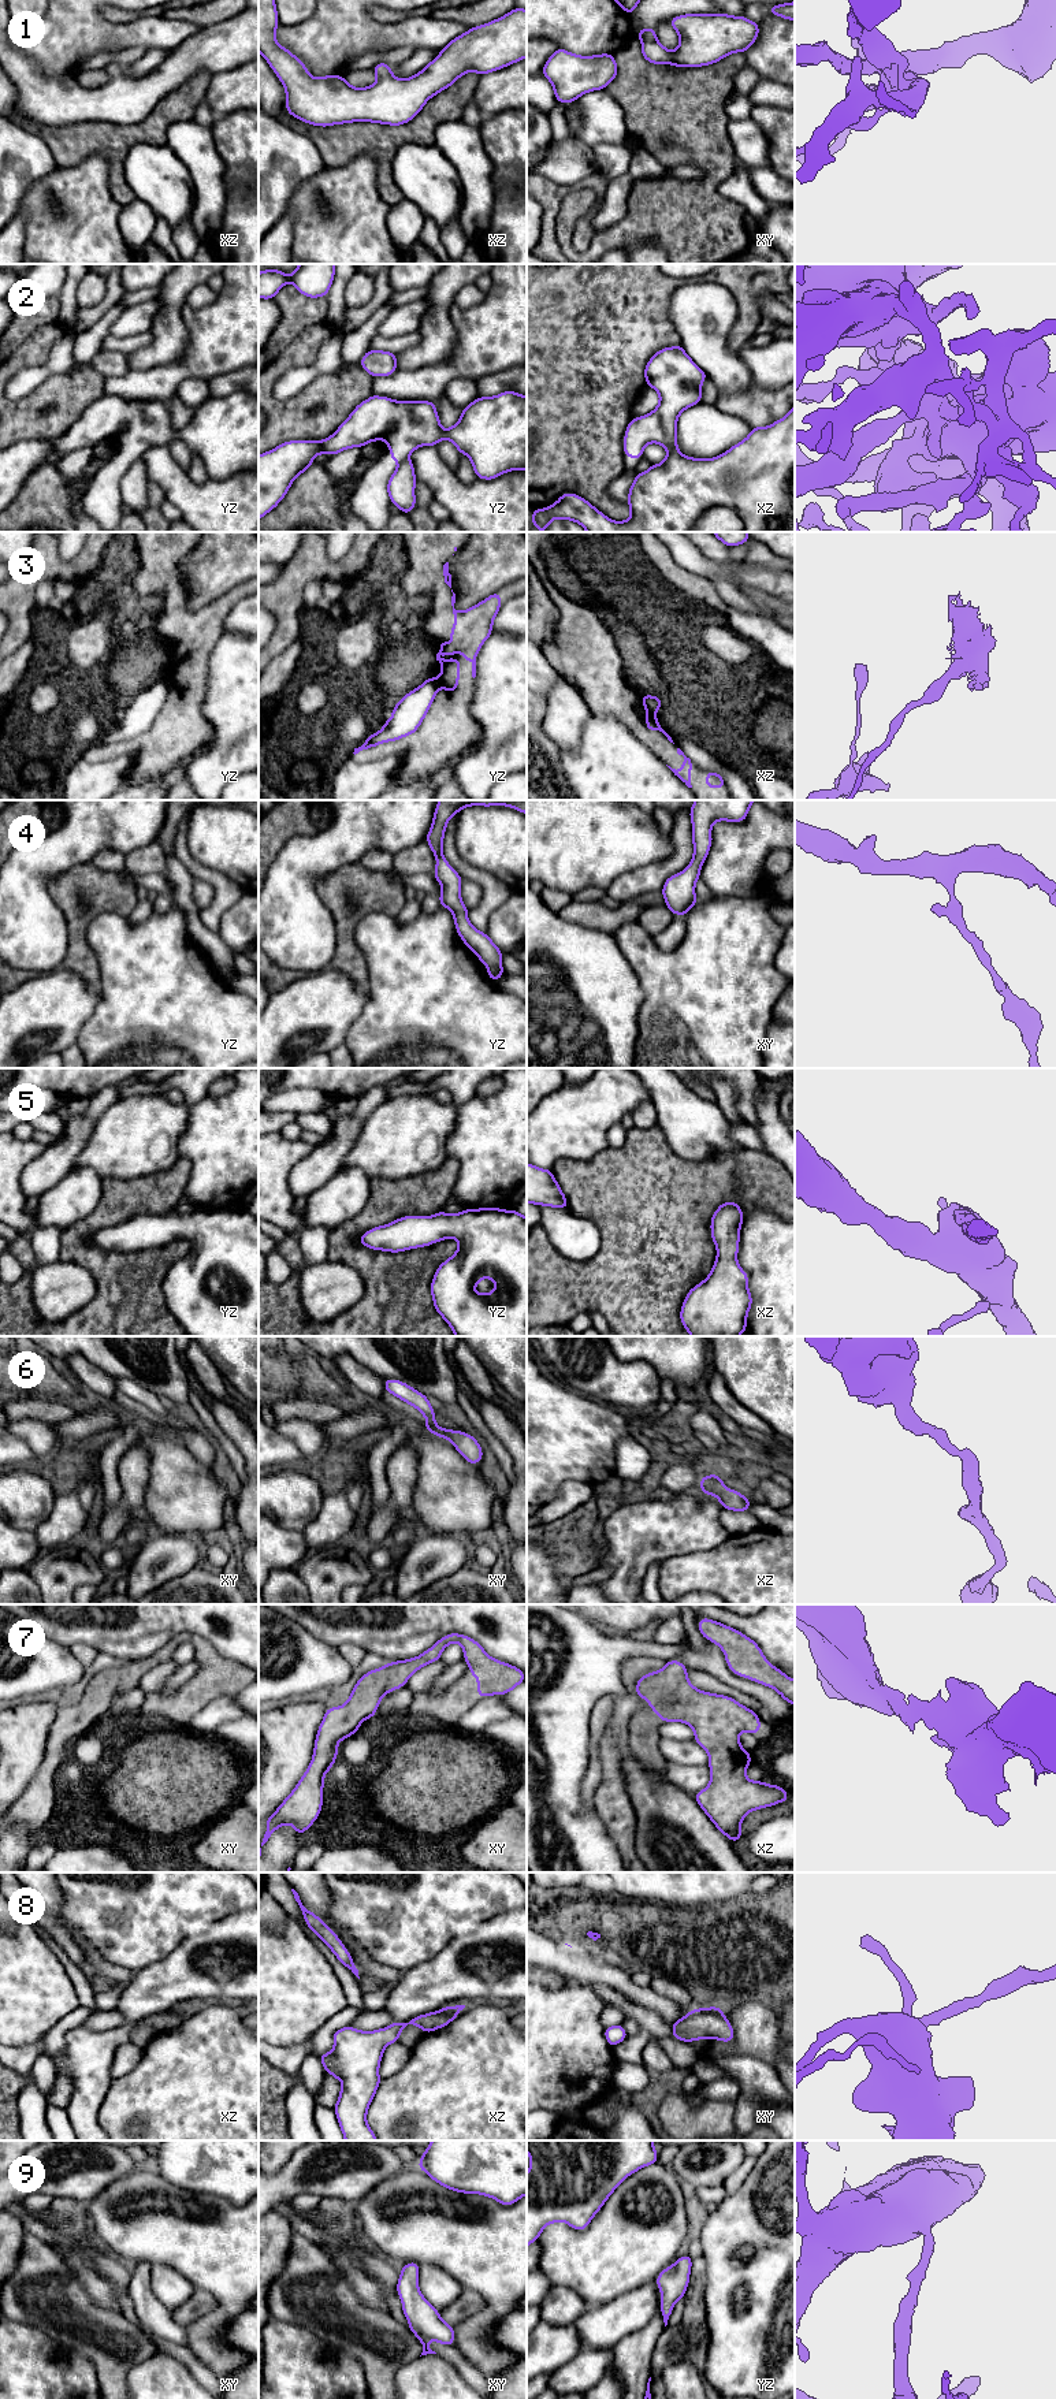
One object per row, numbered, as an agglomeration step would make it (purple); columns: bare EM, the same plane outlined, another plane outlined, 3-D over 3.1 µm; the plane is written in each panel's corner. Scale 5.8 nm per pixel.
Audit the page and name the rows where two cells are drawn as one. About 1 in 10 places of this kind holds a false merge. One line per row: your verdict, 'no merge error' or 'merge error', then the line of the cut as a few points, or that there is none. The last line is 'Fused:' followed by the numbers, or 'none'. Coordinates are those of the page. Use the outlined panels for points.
1: no merge error | no cut
2: no merge error | no cut
3: merge error | yz (430, 679), (437, 691)
4: no merge error | no cut
5: no merge error | no cut
6: no merge error | no cut
7: no merge error | no cut
8: no merge error | no cut
9: no merge error | no cut
Fused: 3

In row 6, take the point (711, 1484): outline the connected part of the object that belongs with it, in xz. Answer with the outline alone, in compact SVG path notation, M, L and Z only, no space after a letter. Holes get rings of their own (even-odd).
M720 1474L703 1476L699 1488L702 1492L717 1496L724 1509L748 1511L751 1502L740 1492L726 1488Z

